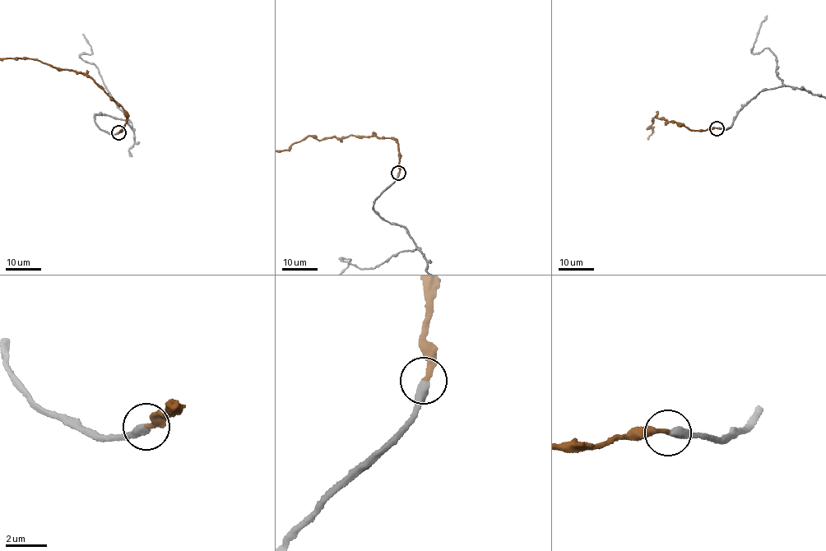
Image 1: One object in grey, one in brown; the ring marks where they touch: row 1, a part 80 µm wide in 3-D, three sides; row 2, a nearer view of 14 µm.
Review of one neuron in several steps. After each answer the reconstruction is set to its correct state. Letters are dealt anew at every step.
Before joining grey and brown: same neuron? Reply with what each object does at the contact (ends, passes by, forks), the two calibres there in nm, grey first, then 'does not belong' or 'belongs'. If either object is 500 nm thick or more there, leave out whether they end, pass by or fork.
grey ends | brown ends | 420/200 nm | belongs

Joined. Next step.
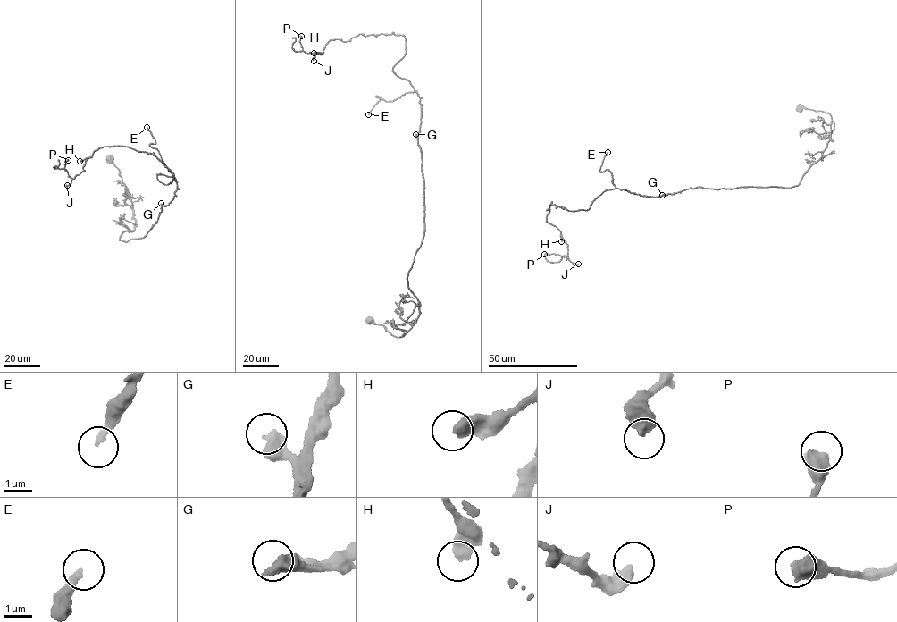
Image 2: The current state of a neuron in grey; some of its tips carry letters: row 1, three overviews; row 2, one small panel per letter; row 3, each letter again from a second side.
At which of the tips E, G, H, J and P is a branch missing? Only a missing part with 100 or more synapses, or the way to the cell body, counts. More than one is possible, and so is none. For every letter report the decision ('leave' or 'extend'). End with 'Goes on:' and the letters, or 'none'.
E: extend
G: leave
H: leave
J: leave
P: leave
Goes on: E

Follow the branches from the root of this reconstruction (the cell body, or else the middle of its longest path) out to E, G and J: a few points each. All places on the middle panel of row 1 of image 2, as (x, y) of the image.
E: (369, 321), (398, 338), (419, 315), (407, 277), (424, 210), (419, 94), (376, 96), (368, 114)
G: (369, 321), (398, 338), (411, 328), (420, 313), (407, 279), (424, 229), (423, 179), (415, 134)
J: (369, 321), (398, 338), (420, 313), (420, 96), (392, 71), (400, 35), (332, 39), (314, 61)

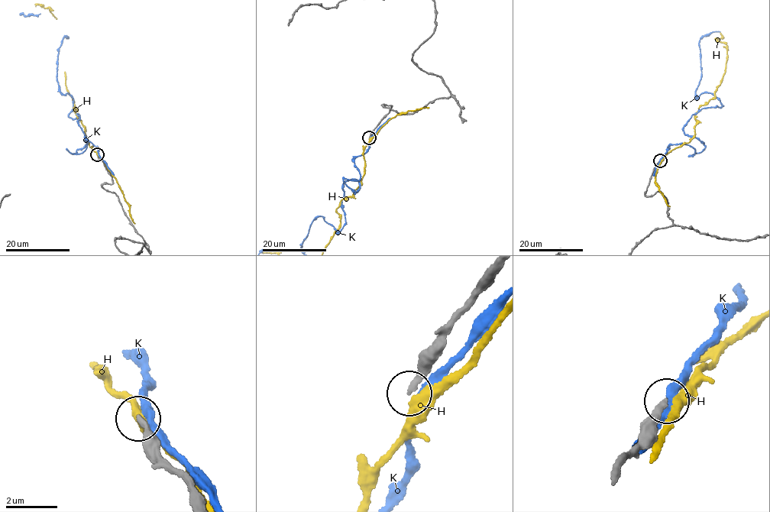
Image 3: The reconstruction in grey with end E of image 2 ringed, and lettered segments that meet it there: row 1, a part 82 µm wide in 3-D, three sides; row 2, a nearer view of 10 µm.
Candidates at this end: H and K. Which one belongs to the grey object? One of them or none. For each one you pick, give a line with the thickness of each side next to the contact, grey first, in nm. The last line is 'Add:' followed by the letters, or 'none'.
Add: none

